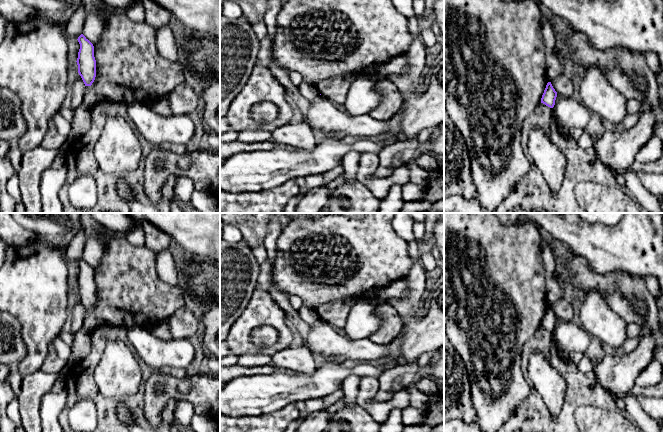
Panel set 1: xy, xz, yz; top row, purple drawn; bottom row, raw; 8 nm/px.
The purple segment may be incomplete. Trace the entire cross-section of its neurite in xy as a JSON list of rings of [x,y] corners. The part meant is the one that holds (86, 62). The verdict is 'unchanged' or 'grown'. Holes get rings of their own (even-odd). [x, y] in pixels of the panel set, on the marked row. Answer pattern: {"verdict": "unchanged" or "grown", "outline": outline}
{"verdict": "unchanged", "outline": [[[81,34],[77,40],[80,44],[78,58],[76,61],[78,65],[78,73],[85,86],[91,86],[96,77],[94,46],[83,34]]]}

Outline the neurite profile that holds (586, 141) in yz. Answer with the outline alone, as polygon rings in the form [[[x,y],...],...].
[[[584,131],[580,138],[577,140],[577,143],[582,149],[589,149],[593,148],[595,139],[589,133]]]

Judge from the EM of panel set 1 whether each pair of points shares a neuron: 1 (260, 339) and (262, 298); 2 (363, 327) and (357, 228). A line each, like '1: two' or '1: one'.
1: two
2: two

